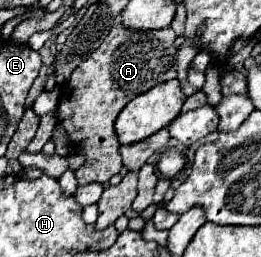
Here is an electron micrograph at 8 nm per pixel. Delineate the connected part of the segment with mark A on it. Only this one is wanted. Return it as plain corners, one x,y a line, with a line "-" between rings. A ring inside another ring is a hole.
116,25
112,33
102,41
102,45
90,53
72,73
72,91
66,89
56,107
56,121
70,139
72,145
84,155
84,165
74,171
78,185
88,185
92,181
106,183
122,167
120,143
114,133
114,121
118,113
136,95
146,93
156,83
176,77
174,67
174,47
176,33
166,27
158,31
132,31

